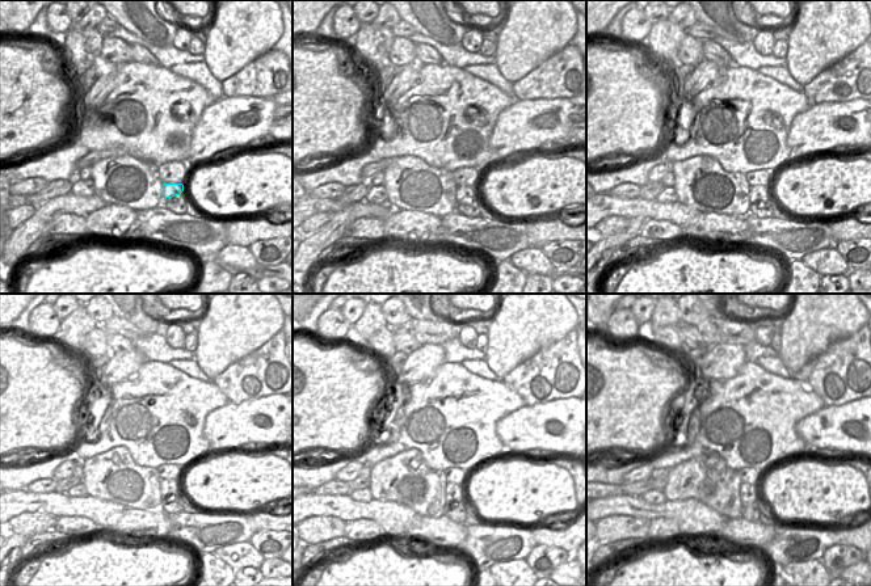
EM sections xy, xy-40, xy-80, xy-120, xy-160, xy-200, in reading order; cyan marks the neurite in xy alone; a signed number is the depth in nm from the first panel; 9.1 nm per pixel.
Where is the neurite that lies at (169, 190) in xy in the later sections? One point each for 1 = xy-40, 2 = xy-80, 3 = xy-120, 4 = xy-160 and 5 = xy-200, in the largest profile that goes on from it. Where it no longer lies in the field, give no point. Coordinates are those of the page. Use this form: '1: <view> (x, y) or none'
1: xy-40 (463, 192)
2: xy-80 (757, 192)
3: xy-120 (168, 487)
4: xy-160 (454, 492)
5: xy-200 (748, 493)

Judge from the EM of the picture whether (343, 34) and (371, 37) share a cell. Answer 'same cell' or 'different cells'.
different cells

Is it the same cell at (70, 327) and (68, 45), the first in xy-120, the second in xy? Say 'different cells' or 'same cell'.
same cell

